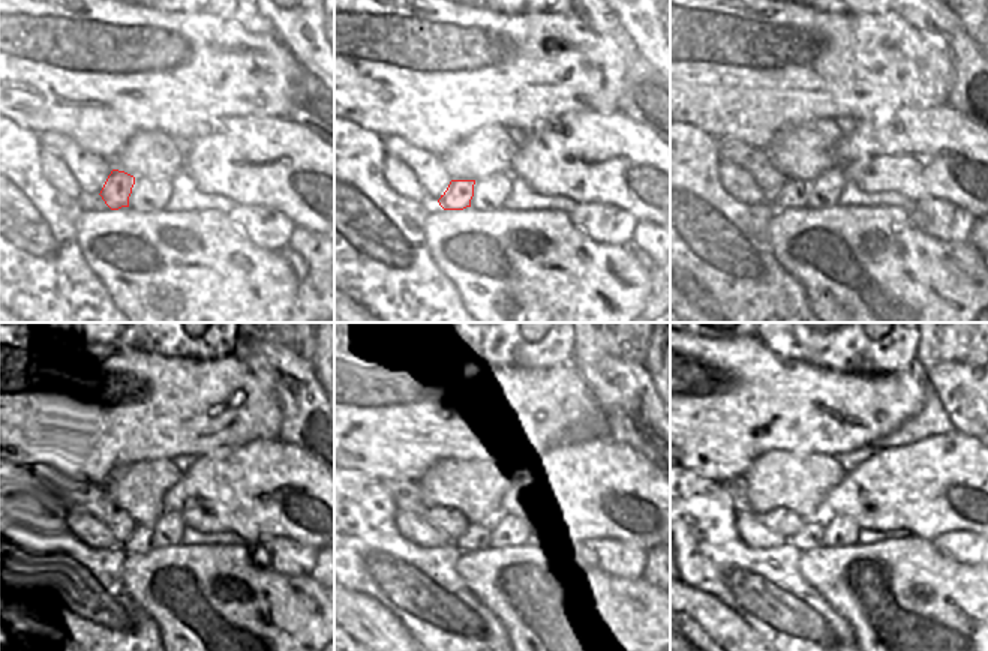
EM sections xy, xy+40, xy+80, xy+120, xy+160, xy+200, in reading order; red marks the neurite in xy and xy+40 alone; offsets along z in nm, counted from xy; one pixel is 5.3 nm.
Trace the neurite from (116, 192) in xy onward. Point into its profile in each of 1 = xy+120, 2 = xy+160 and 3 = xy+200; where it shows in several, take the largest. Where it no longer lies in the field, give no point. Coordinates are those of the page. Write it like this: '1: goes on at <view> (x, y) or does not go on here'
1: goes on at xy+120 (140, 542)
2: goes on at xy+160 (476, 537)
3: goes on at xy+200 (810, 536)

